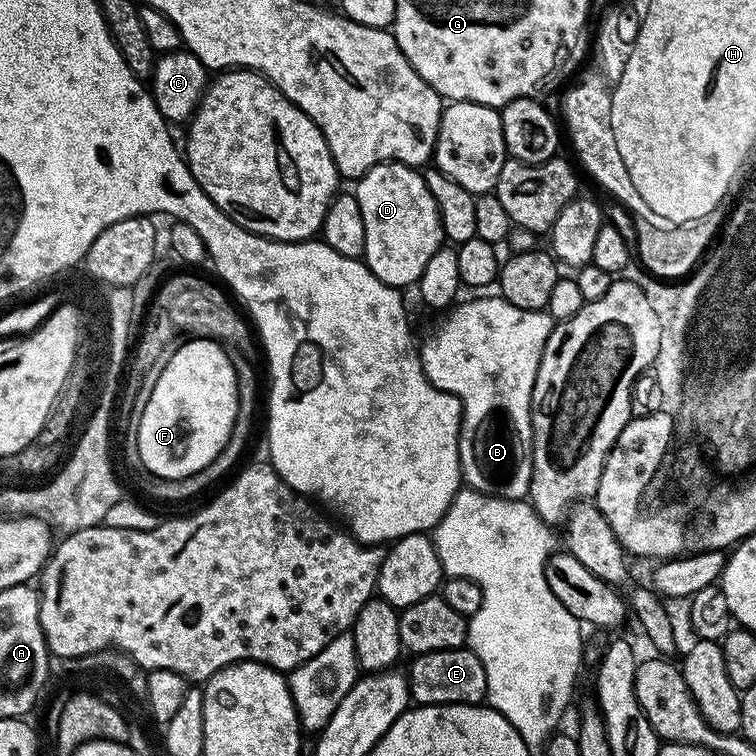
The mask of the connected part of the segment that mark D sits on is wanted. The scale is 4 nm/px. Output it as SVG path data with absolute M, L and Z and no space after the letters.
M376 164L367 174L355 181L354 195L358 198L358 206L362 206L362 226L366 226L366 242L364 243L364 255L362 259L367 264L368 269L384 284L388 284L397 290L404 290L407 284L415 285L420 279L422 270L426 270L426 262L430 262L430 257L445 243L444 231L440 225L440 215L436 209L434 198L430 198L430 190L426 190L426 182L423 175L417 169L410 168L406 164Z

